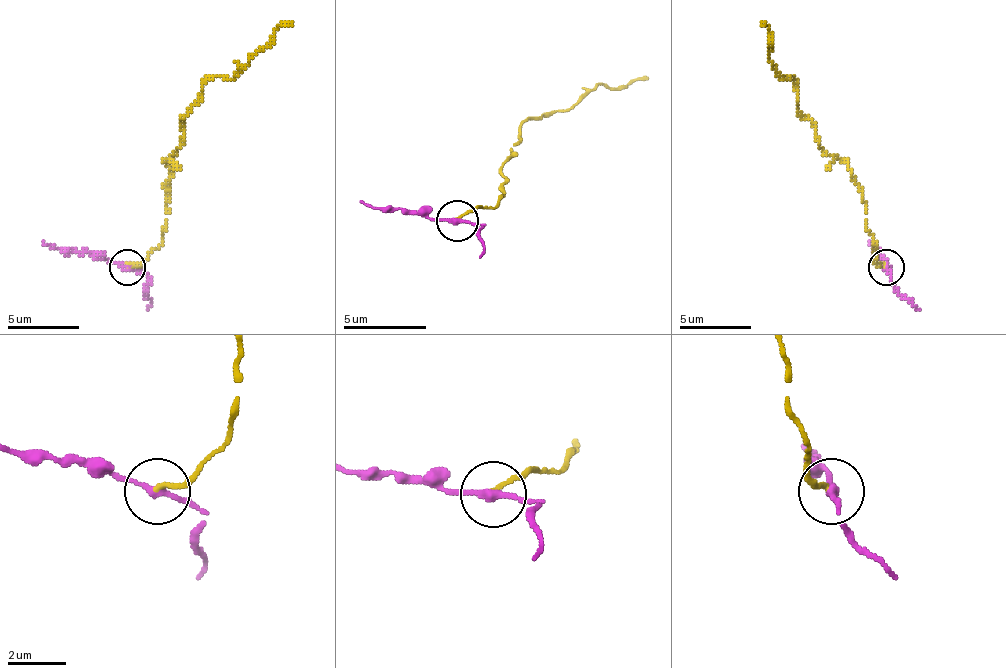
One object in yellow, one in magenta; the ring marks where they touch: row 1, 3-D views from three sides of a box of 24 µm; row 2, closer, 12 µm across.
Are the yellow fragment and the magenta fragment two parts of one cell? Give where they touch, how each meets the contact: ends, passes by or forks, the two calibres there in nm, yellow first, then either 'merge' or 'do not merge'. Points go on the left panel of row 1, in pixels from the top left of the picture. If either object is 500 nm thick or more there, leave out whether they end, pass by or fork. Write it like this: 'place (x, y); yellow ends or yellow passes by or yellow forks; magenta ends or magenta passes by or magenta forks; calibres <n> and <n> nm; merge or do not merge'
place (127, 267); yellow ends; magenta passes by; calibres 150 and 240 nm; do not merge

